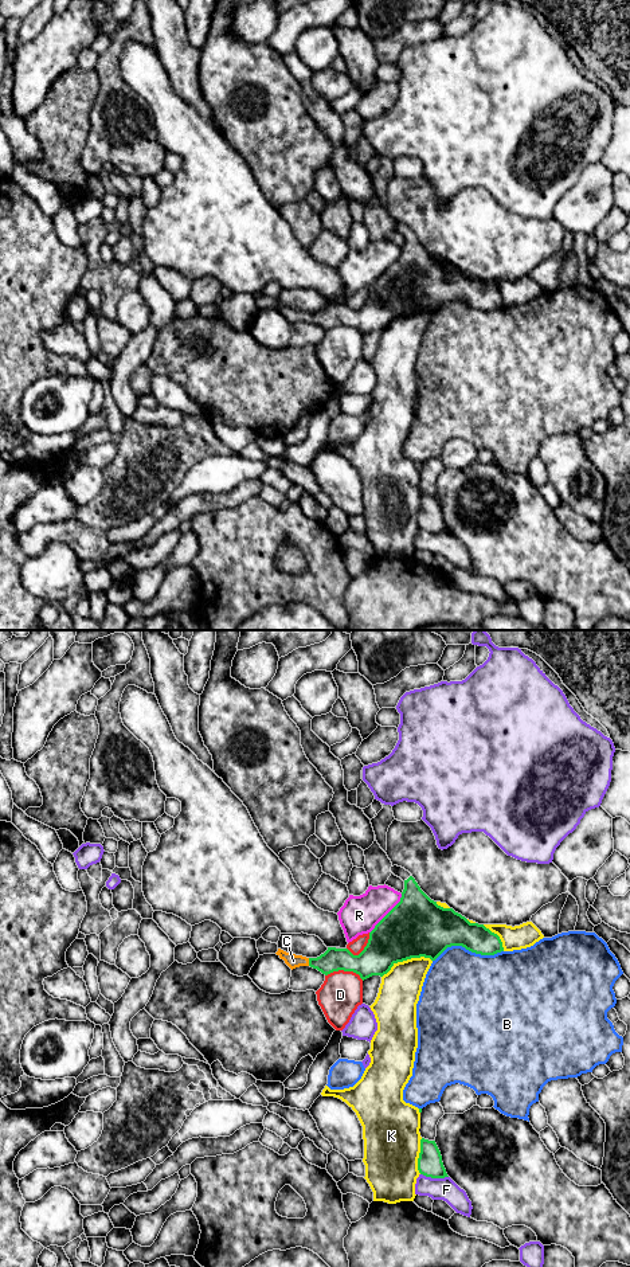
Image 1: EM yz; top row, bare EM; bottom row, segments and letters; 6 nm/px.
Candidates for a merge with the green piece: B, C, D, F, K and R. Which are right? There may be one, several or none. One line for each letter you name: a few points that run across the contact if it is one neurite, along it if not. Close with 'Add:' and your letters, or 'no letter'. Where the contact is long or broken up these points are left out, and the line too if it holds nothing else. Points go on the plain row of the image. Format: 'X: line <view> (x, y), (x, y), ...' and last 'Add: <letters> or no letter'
C: line yz (333, 315), (328, 317), (309, 317), (293, 316)
Add: C

